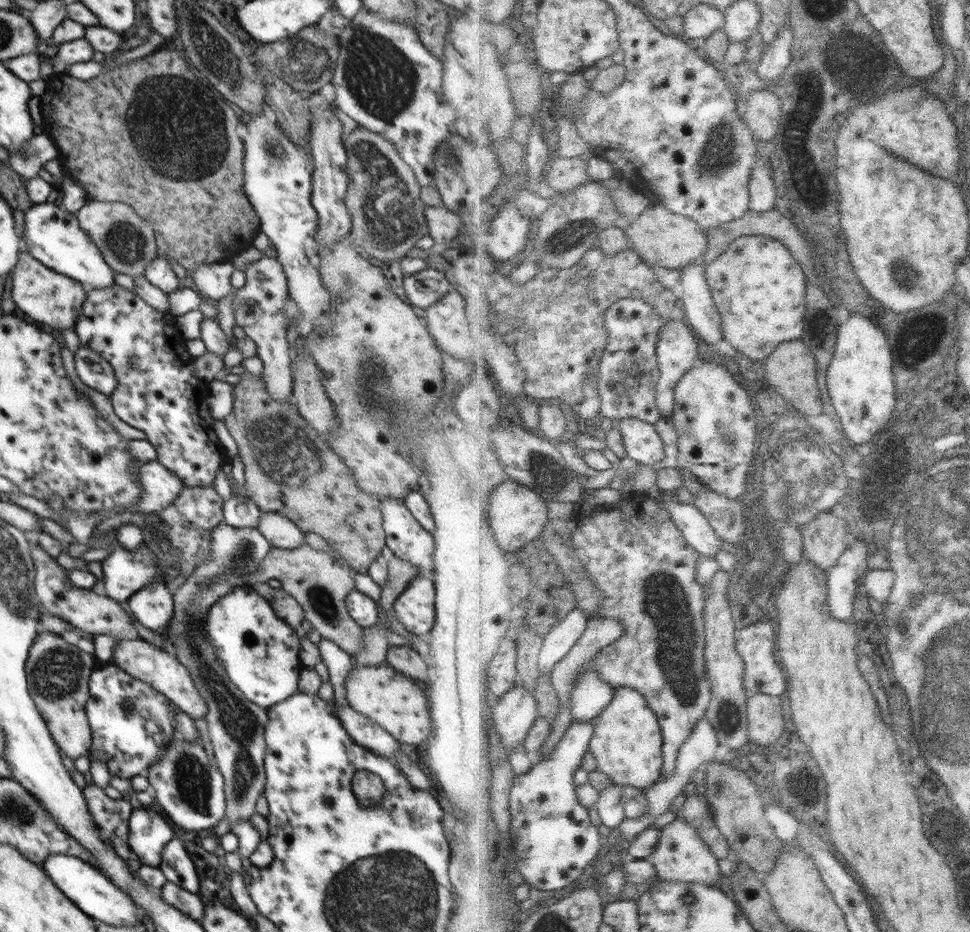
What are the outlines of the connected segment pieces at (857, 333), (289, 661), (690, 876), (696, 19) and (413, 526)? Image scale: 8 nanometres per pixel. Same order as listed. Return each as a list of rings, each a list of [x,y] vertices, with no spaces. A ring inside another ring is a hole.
[[[853,314],[851,319],[838,328],[838,344],[834,359],[827,372],[828,388],[835,406],[838,424],[854,442],[866,444],[882,432],[884,426],[894,418],[898,406],[898,384],[894,374],[894,356],[888,342],[888,334],[864,314]]]
[[[237,586],[230,594],[221,598],[202,621],[203,631],[214,645],[221,665],[230,680],[253,703],[268,709],[274,704],[290,698],[299,692],[298,681],[301,670],[305,668],[300,660],[301,633],[285,624],[274,612],[269,600],[260,596],[251,586]]]
[[[680,816],[671,824],[662,828],[662,840],[650,860],[659,870],[659,876],[664,880],[674,880],[688,883],[706,883],[714,887],[725,887],[725,876],[720,859],[714,854],[706,840],[700,835],[700,829],[694,823]]]
[[[700,3],[692,7],[684,18],[684,35],[701,42],[719,30],[726,30],[727,14],[711,4]]]
[[[395,498],[380,499],[383,527],[386,531],[387,552],[416,567],[433,571],[434,539],[406,508],[404,501]]]

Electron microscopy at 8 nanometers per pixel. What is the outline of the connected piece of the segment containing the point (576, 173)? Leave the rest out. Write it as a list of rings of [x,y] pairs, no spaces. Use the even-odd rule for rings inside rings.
[[[554,156],[545,172],[546,183],[558,194],[576,190],[591,181],[588,166],[590,166],[588,160],[578,156],[574,158]]]

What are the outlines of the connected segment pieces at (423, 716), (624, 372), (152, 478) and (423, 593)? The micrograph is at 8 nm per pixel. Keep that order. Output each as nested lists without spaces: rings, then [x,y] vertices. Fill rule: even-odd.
[[[388,664],[352,668],[345,680],[345,687],[349,706],[390,732],[406,749],[412,746],[414,750],[418,750],[420,744],[431,735],[432,719],[428,697],[412,678]]]
[[[624,298],[613,304],[613,307],[607,312],[607,327],[609,328],[610,341],[608,342],[608,349],[606,349],[606,353],[604,353],[604,359],[601,365],[601,383],[600,392],[603,398],[603,415],[608,419],[614,420],[615,422],[622,419],[628,418],[640,418],[641,420],[646,420],[650,422],[650,424],[657,425],[662,421],[662,410],[661,406],[658,404],[657,399],[657,390],[659,387],[659,382],[662,377],[661,370],[661,361],[658,354],[658,338],[660,333],[662,333],[662,329],[669,324],[670,318],[669,316],[664,316],[658,309],[655,304],[652,304],[650,301],[644,300],[643,298]]]
[[[148,461],[143,463],[140,469],[140,483],[142,483],[141,495],[139,496],[138,502],[129,508],[130,514],[152,514],[164,510],[175,498],[181,494],[186,488],[184,482],[174,476],[170,470],[166,470],[165,466],[162,466],[158,461]]]
[[[416,576],[393,606],[396,619],[402,626],[421,637],[425,637],[434,627],[437,592],[433,581]]]

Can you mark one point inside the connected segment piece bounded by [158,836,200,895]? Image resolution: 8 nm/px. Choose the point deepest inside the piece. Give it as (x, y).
(177, 866)

